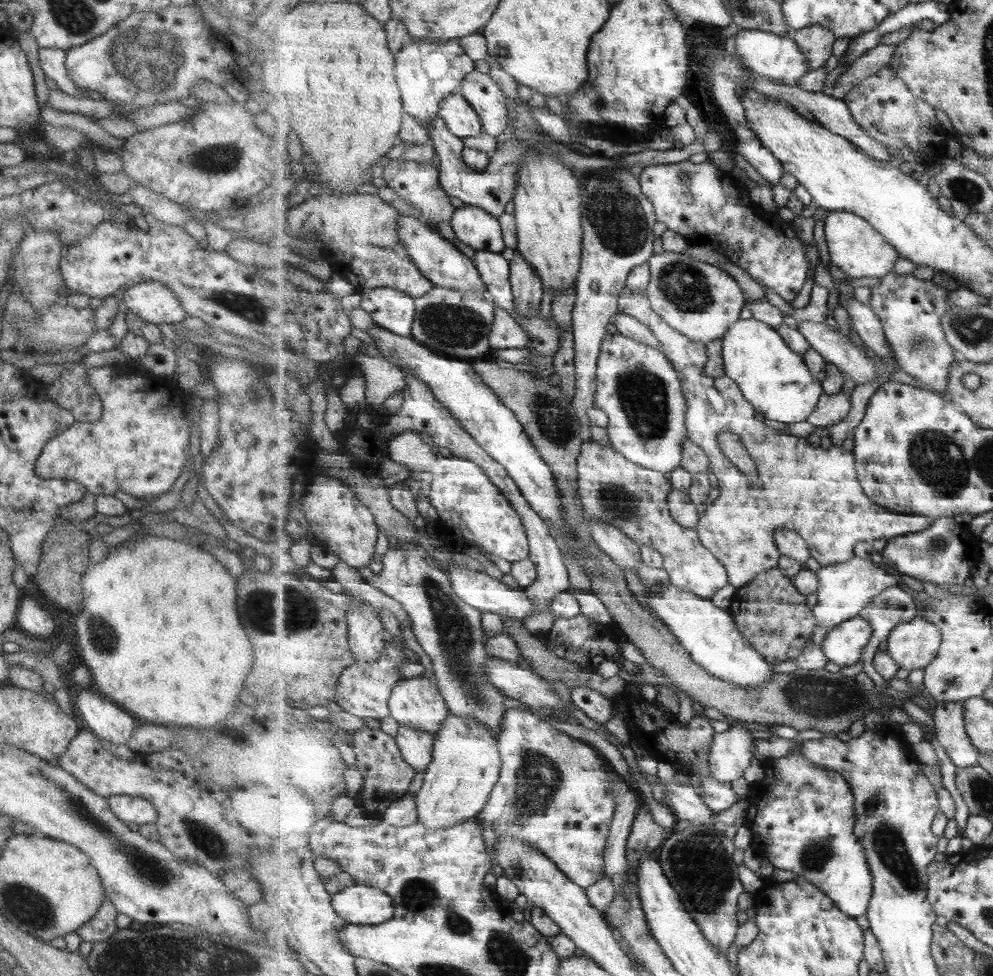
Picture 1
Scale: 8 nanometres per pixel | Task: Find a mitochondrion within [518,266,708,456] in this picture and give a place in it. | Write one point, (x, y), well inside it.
(642, 395)

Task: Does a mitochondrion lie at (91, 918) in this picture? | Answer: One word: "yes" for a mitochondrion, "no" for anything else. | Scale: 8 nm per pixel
no

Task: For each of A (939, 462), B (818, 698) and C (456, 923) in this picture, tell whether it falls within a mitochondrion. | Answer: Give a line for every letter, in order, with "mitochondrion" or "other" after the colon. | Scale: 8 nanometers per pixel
A: mitochondrion
B: mitochondrion
C: mitochondrion

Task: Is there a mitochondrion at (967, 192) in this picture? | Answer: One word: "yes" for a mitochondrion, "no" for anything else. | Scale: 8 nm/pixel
yes

